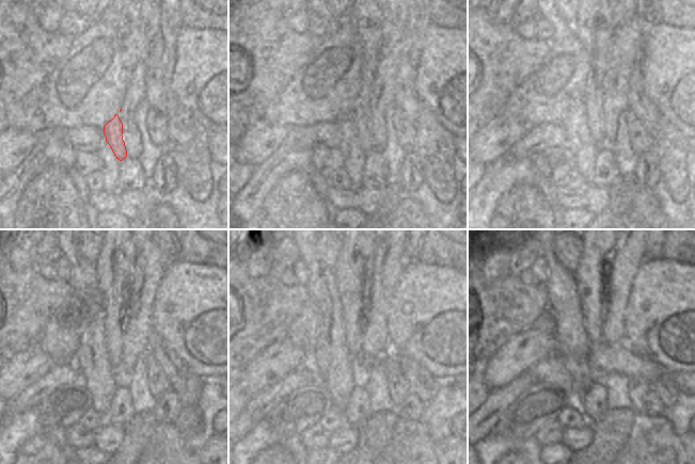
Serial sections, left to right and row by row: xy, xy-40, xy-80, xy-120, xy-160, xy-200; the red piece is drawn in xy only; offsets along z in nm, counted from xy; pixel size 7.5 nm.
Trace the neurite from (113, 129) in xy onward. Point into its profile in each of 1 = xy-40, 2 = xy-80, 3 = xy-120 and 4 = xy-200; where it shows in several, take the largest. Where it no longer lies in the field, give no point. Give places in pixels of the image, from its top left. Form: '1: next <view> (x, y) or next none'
1: next xy-40 (359, 130)
2: next xy-80 (594, 28)
3: next xy-120 (115, 267)
4: next xy-200 (593, 274)

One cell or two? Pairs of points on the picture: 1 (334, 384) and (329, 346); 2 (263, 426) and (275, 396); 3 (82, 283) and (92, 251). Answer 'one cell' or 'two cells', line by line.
1: one cell
2: two cells
3: two cells

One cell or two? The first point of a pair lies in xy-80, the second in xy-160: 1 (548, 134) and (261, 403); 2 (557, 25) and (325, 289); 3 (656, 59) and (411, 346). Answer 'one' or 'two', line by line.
1: one
2: one
3: one

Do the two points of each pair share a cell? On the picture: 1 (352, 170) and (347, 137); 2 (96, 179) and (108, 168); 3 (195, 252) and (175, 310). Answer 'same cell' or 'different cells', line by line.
1: same cell
2: different cells
3: different cells

